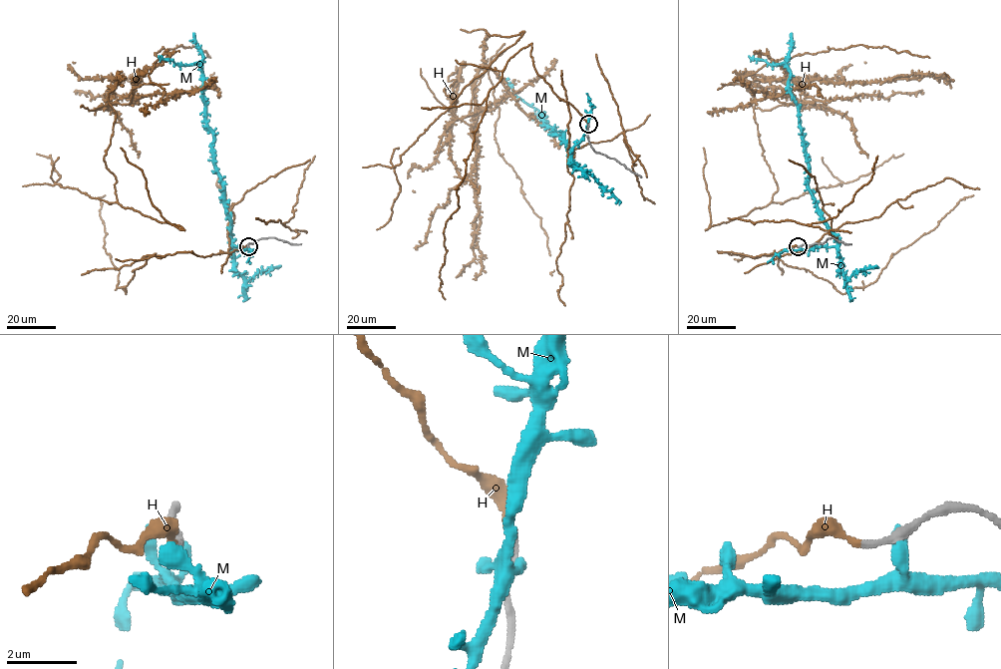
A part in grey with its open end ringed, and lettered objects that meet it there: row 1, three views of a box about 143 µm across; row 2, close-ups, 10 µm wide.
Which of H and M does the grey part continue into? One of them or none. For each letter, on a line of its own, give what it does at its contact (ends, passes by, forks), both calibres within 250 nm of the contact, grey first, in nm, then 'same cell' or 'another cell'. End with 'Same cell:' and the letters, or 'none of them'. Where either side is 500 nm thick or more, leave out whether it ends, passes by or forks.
H: it ends | 200/240 nm | same cell
M: it ends | 320/340 nm | another cell
Same cell: H

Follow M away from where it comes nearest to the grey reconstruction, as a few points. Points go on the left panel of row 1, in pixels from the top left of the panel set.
M: (248, 246), (230, 244), (202, 67), (159, 56)

